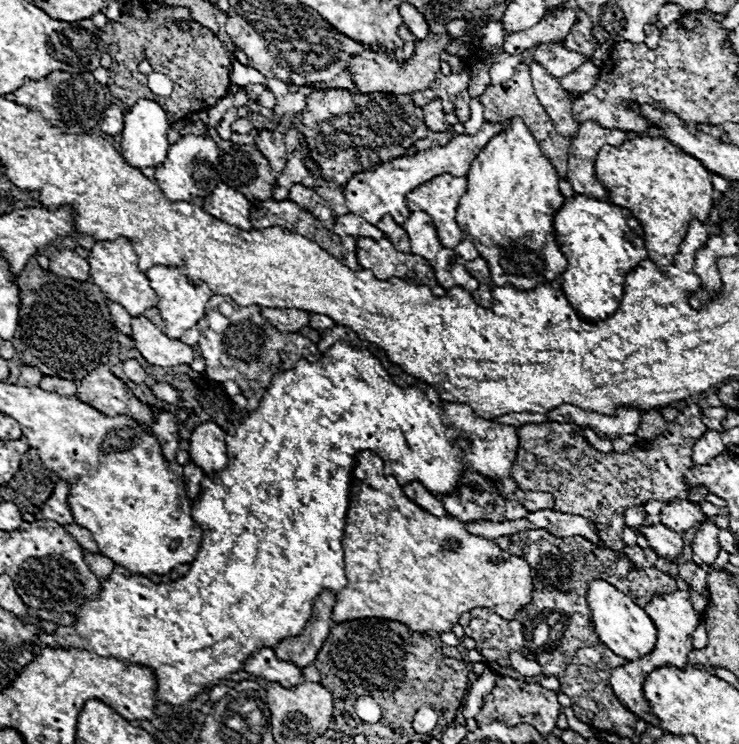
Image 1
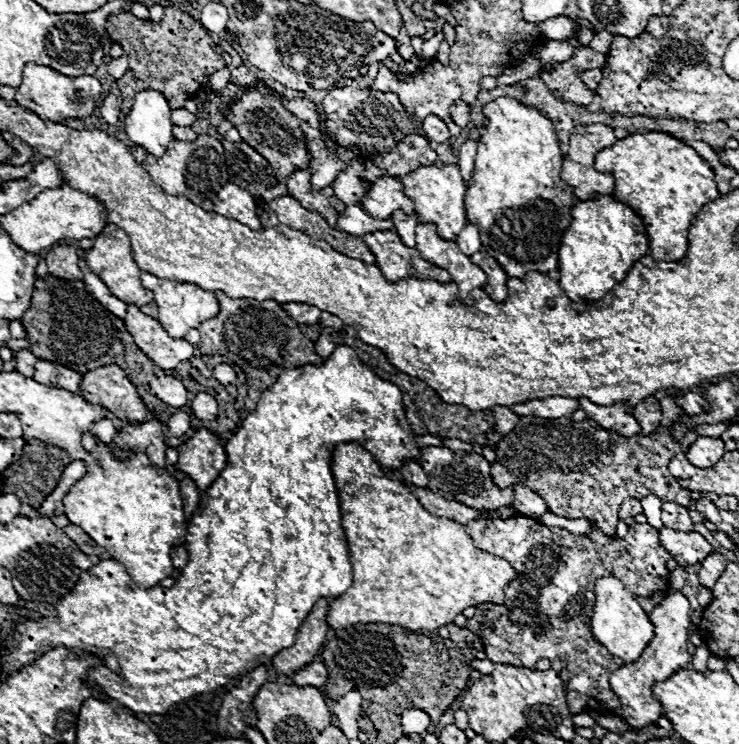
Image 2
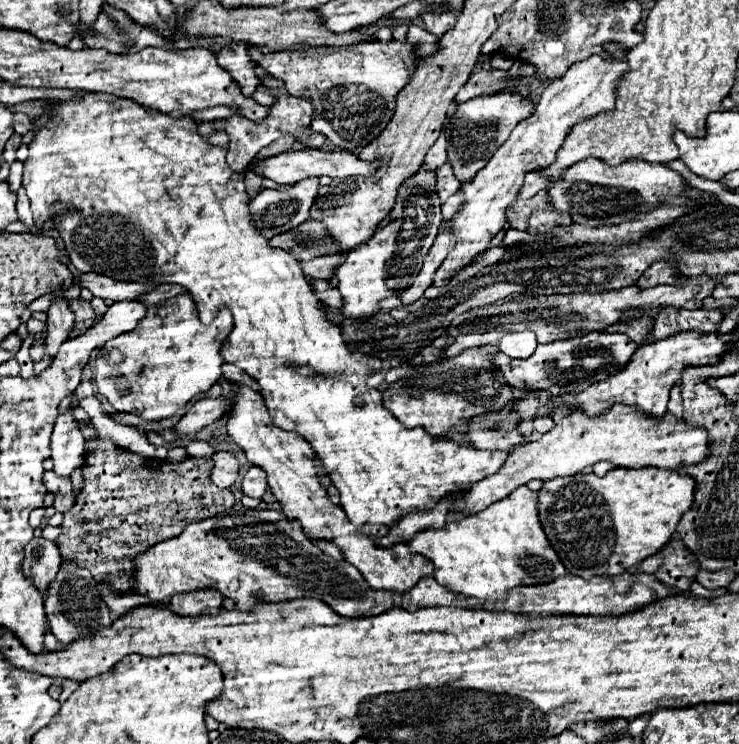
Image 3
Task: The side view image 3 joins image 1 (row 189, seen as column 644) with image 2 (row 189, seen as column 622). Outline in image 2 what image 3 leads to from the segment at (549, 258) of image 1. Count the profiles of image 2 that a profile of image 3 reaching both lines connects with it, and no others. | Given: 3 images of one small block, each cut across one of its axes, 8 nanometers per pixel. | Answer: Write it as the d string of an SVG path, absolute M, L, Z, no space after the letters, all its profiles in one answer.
M508 96L488 104L484 108L484 114L488 124L484 136L480 136L478 154L474 160L474 174L468 182L464 200L466 218L480 228L482 248L488 252L488 256L496 256L496 262L504 268L504 272L508 272L508 278L524 278L530 270L548 274L550 270L558 268L560 238L572 222L570 210L574 206L572 188L560 178L562 152L554 126L536 108L524 106Z

